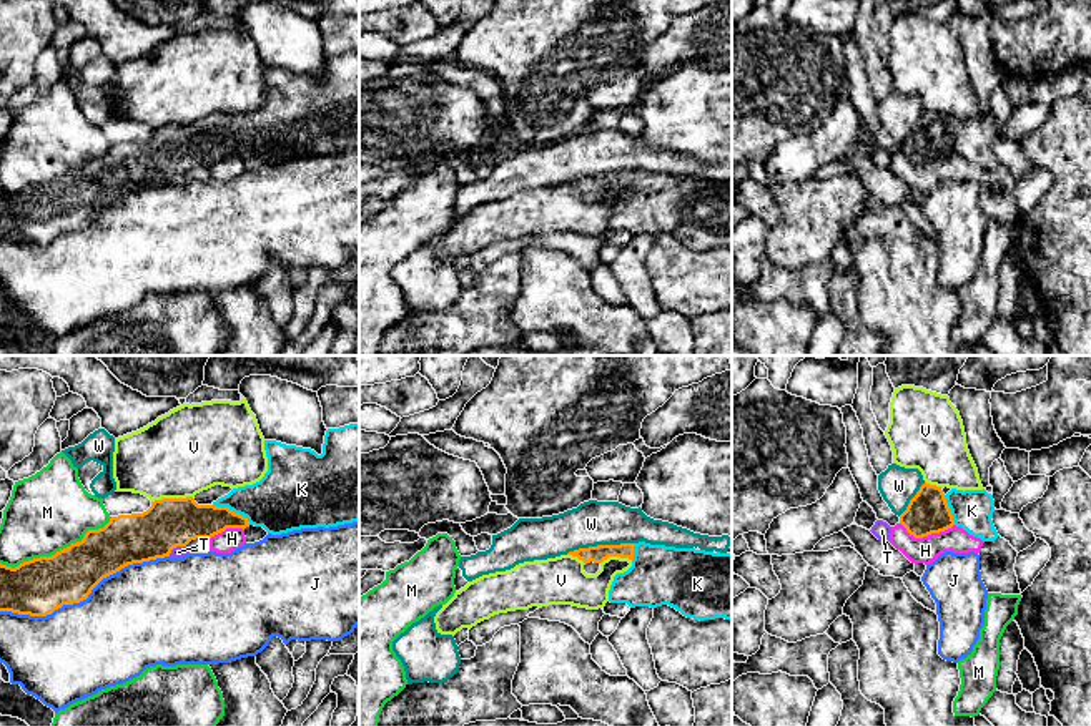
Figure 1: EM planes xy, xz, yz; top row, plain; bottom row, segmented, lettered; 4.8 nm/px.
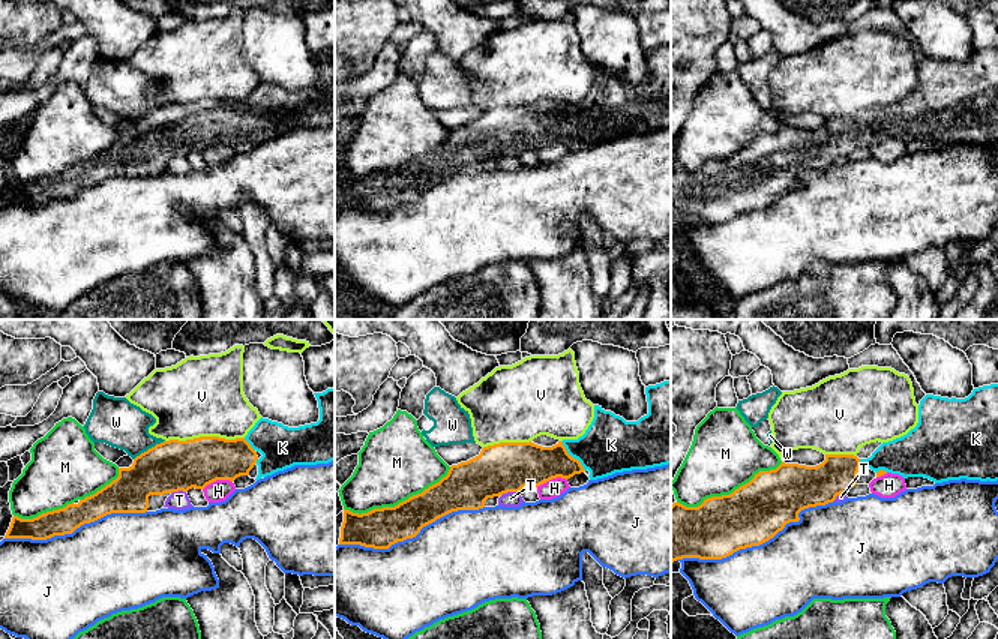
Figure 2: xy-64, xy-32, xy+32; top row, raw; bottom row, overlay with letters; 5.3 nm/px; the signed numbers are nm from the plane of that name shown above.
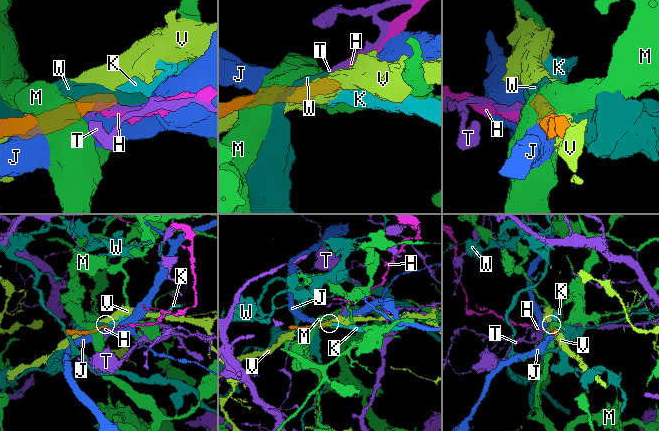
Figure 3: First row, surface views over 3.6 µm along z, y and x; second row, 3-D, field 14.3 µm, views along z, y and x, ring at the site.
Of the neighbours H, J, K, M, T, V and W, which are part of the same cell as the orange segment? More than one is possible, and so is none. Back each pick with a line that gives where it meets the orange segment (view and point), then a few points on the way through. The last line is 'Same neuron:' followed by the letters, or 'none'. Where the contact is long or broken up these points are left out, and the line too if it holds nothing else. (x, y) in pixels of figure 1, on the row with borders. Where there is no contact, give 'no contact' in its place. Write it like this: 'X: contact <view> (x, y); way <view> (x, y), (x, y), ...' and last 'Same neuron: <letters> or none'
K: contact xy (232, 510); way xy (182, 520), (210, 520), (232, 510), (281, 500)
Same neuron: K

